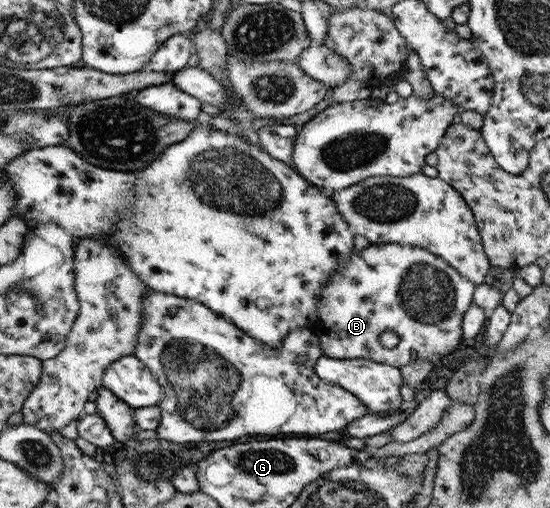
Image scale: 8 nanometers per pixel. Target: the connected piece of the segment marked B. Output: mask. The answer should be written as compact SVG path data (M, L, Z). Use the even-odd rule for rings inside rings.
M398 243L369 244L363 250L354 250L352 255L330 276L322 288L316 304L316 324L323 356L334 359L366 359L401 368L419 358L439 364L439 360L453 352L461 340L461 321L465 310L472 303L475 285L453 270L441 257L424 248ZM383 331L393 331L399 339L392 349L383 348L378 336Z

